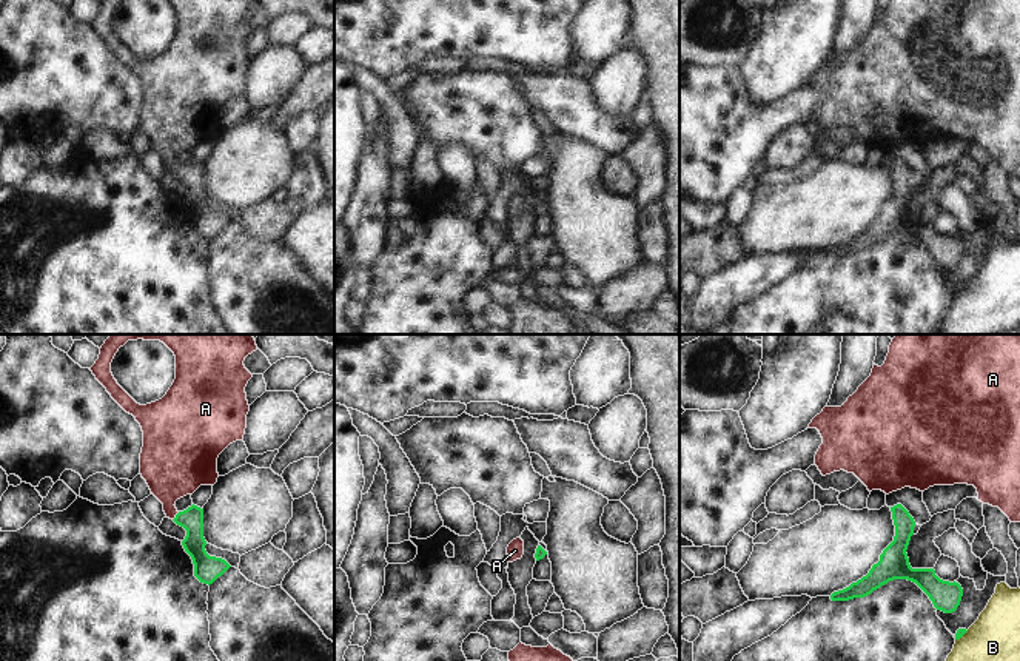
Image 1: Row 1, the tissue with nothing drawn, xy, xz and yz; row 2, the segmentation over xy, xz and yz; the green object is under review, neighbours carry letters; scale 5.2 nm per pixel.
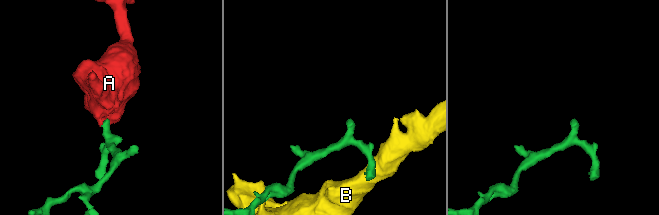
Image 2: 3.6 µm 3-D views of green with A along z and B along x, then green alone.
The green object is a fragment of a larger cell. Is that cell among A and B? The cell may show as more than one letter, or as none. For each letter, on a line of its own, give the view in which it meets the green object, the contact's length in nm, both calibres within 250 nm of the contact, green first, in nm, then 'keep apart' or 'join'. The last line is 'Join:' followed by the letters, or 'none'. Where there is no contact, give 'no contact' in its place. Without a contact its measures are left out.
A: contact in xy; length 60 nm; calibres 120 and 300 nm; join
B: contact in yz; length 90 nm; calibres 50 and 260 nm; keep apart
Join: A

